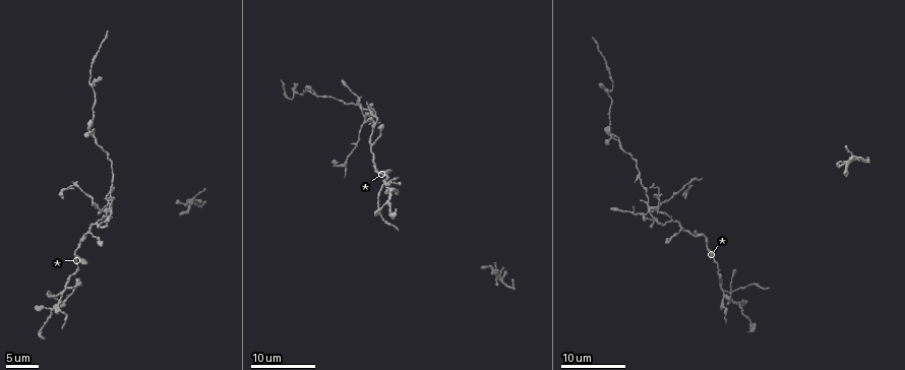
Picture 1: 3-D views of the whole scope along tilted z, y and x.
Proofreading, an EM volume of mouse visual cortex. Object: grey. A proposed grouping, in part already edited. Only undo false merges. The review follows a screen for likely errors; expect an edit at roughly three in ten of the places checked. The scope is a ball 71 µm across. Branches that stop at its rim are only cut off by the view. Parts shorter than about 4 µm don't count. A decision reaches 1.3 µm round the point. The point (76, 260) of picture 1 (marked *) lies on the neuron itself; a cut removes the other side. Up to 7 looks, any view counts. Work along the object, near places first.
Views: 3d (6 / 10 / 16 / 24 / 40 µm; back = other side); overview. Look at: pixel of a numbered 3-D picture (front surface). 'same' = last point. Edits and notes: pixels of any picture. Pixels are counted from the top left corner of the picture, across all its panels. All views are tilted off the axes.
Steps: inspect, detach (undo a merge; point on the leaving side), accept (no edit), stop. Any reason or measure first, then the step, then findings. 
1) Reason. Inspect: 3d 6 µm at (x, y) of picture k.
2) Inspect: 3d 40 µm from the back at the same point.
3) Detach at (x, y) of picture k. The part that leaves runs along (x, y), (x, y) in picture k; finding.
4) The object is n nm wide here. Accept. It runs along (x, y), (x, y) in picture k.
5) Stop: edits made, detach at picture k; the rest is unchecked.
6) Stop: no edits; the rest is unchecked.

Four or more arms meet. Inspect: 3d 16 µm at (658, 207) of picture 1.

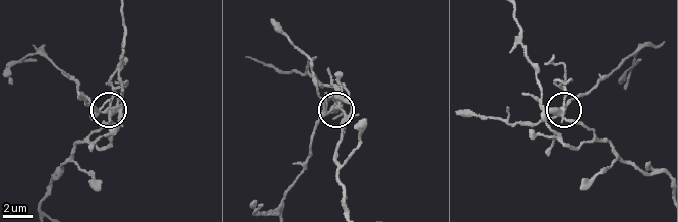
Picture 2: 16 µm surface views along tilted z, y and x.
Closer look. Inspect: 3d 6 µm at (103, 112) of picture 2.

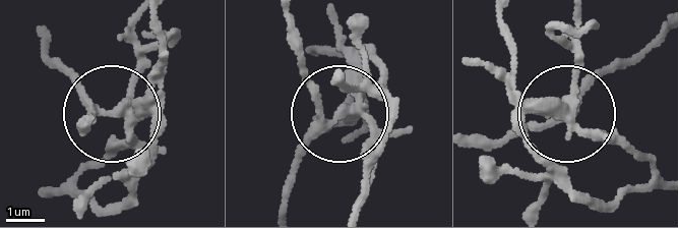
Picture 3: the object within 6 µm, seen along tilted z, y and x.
The side arm is 13 µm long. Detach at (139, 61) of picture 3. The part that leaves runs along (126, 116), (54, 68), (39, 42) in picture 3; two neurons meet here.

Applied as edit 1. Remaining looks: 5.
Inspect: overview.

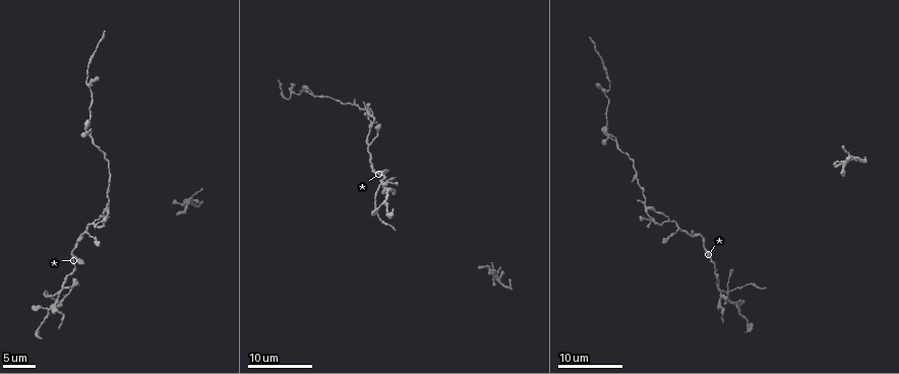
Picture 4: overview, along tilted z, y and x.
Arms part here. Inspect: 3d 16 µm at (717, 290) of picture 4.

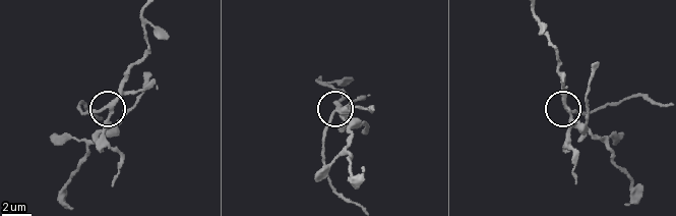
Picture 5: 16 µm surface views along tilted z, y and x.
Inspect: 3d 10 µm at (108, 109) of picture 5.

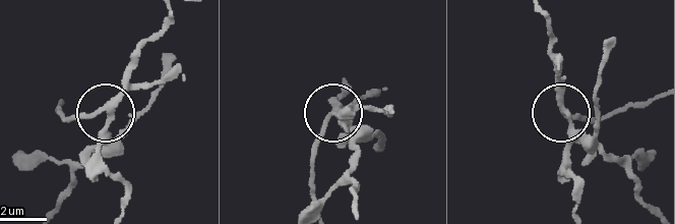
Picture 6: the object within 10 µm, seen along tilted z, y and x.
3 arms meet here. Detach at (86, 115) of picture 6. Two neurons meet here.

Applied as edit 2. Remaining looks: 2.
Stop: edits made, detach at picture 3, detach at picture 6; the rest is unchecked.

